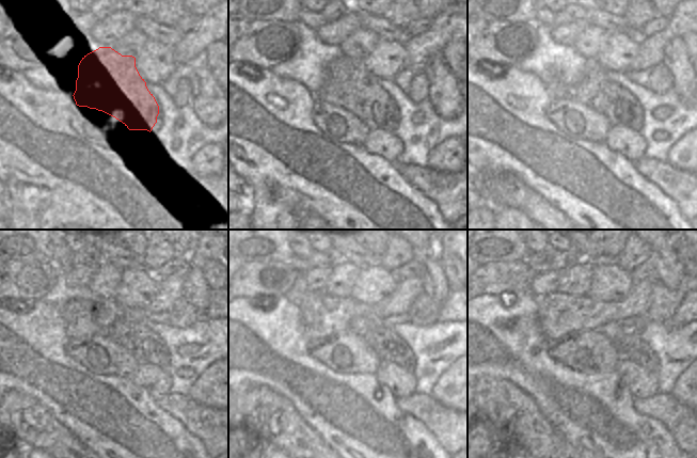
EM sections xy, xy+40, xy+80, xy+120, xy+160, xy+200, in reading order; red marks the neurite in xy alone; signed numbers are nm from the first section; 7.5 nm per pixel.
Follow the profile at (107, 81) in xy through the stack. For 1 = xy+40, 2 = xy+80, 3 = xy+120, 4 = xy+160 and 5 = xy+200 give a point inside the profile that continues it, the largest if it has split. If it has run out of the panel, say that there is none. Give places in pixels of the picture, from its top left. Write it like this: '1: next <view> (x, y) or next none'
1: next xy+40 (349, 84)
2: next xy+80 (595, 89)
3: next xy+120 (147, 347)
4: next xy+160 (389, 346)
5: next xy+200 (628, 344)

